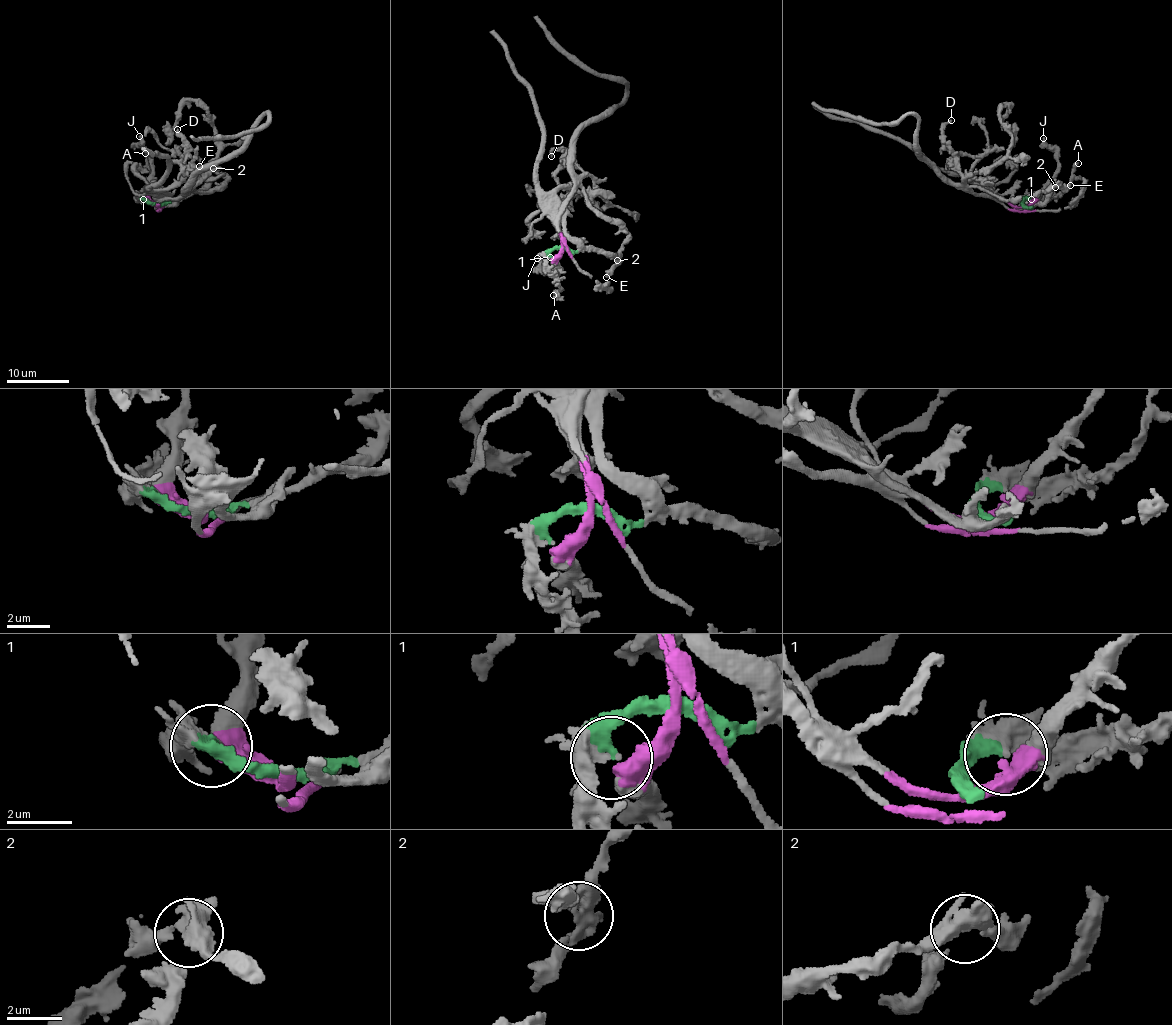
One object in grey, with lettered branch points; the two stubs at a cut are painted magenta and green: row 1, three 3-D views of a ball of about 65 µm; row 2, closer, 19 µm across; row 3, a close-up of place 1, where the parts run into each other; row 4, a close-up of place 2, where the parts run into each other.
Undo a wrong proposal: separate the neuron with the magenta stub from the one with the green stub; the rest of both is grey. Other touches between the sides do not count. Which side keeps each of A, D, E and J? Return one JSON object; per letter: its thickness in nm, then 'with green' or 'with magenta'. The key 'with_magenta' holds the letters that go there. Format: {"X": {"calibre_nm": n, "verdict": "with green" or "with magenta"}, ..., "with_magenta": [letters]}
{"A": {"calibre_nm": 280, "verdict": "with green"}, "D": {"calibre_nm": 190, "verdict": "with magenta"}, "E": {"calibre_nm": 280, "verdict": "with magenta"}, "J": {"calibre_nm": 320, "verdict": "with magenta"}, "with_magenta": ["D", "E", "J"]}

